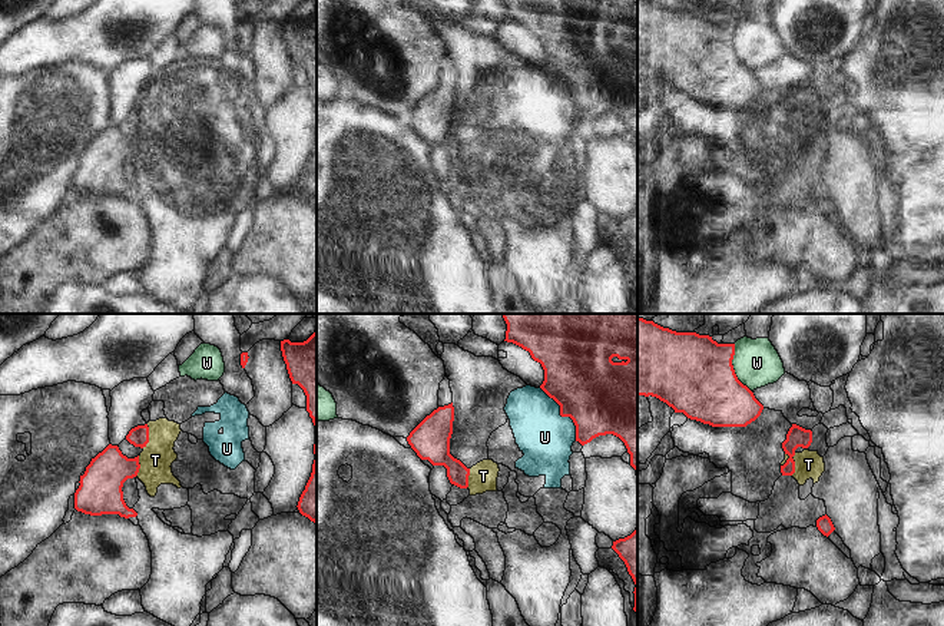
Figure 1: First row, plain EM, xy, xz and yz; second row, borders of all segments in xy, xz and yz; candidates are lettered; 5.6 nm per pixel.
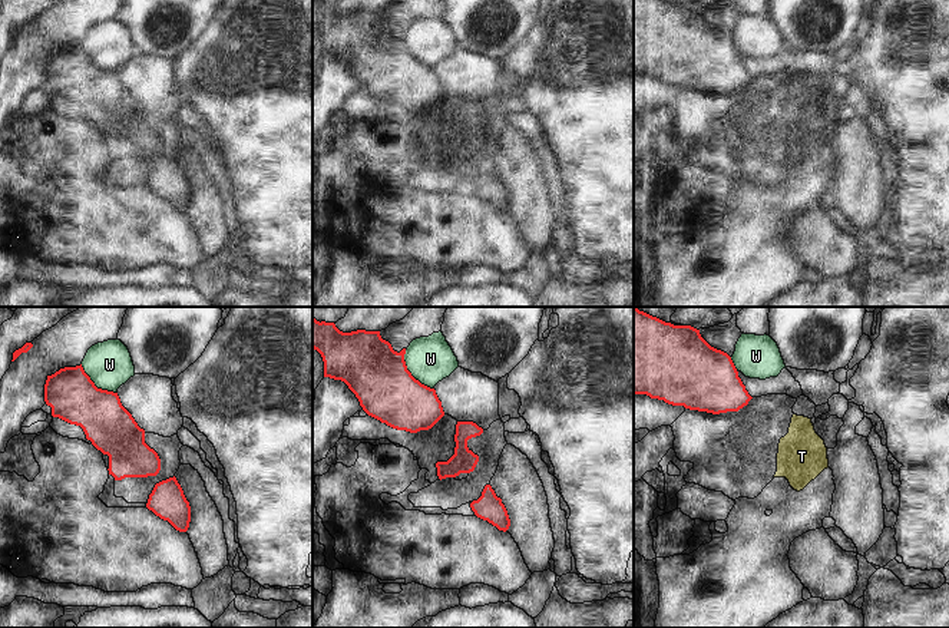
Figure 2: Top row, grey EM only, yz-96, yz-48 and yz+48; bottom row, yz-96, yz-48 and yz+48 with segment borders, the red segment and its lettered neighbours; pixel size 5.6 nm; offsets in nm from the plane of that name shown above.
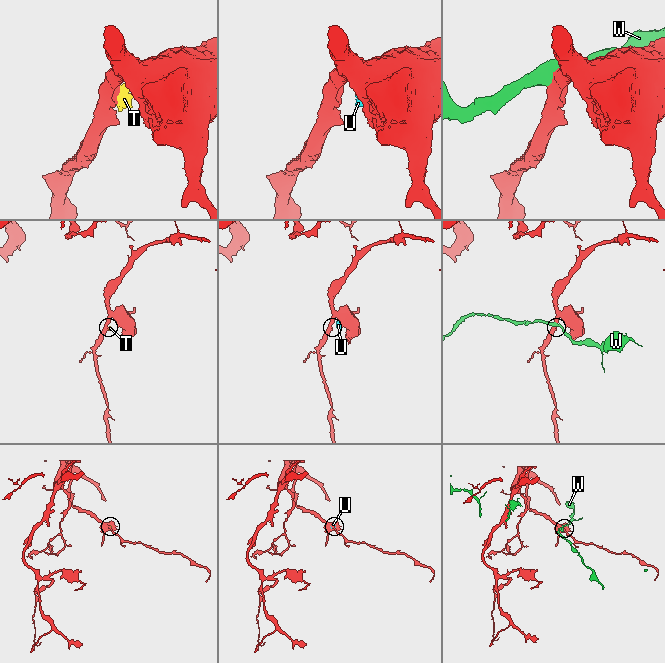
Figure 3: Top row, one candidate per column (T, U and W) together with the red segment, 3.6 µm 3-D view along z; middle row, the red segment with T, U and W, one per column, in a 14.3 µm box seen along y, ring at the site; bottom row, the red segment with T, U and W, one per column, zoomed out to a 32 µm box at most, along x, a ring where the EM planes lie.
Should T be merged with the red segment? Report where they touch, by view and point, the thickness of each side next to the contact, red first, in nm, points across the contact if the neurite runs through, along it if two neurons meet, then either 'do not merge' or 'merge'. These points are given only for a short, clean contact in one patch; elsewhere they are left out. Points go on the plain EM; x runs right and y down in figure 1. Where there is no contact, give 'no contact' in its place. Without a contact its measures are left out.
meets red in yz at (794, 142); 120 nm thick on the red side, 160 nm on the other; border along yz (785, 132), (794, 141), (792, 153); do not merge

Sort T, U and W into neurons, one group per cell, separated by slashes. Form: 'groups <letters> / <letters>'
groups T U / W

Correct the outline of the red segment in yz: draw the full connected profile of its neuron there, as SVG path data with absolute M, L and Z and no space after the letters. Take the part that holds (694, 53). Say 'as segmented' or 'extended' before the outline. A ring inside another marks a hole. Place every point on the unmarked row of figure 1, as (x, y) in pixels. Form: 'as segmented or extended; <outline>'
as segmented; M637 0L637 74L656 76L688 97L712 106L746 106L764 85L733 49L735 23L718 23L709 14L676 11L653 0Z

